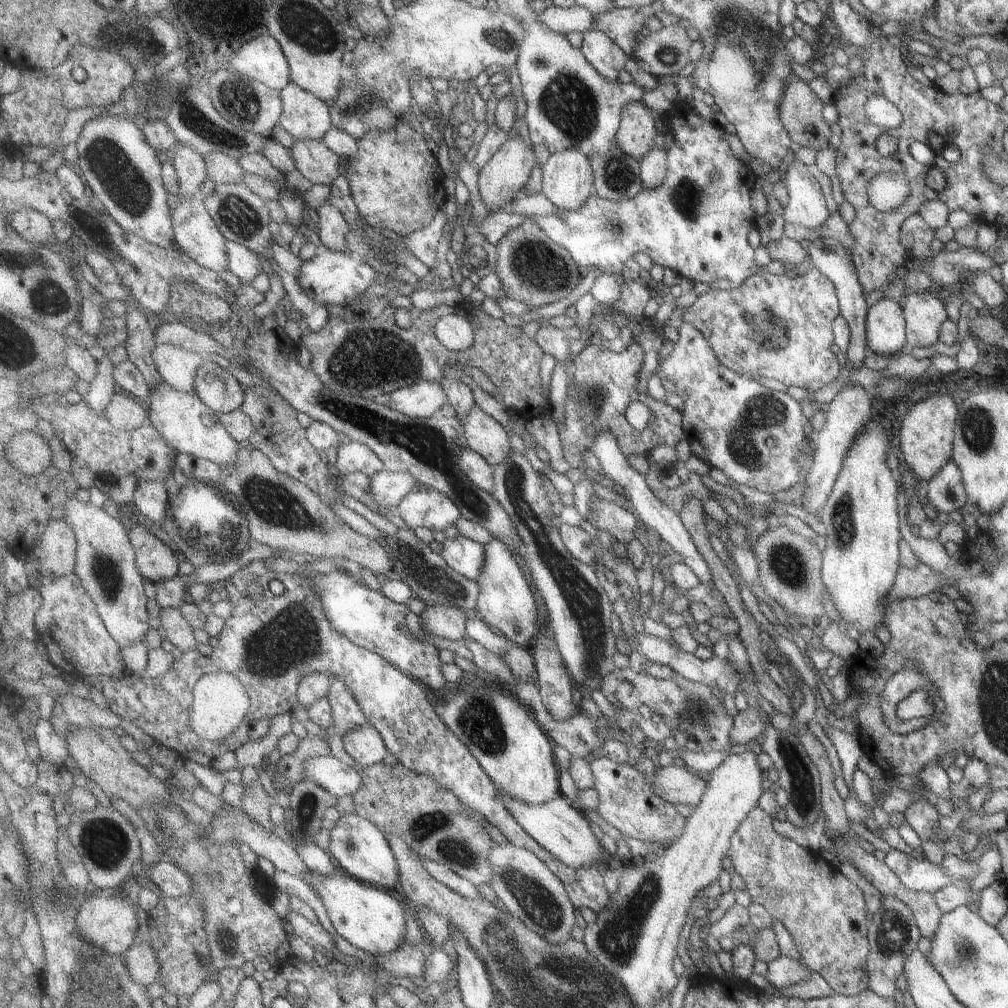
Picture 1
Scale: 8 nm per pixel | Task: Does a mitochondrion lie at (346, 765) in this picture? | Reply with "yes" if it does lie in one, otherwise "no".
no

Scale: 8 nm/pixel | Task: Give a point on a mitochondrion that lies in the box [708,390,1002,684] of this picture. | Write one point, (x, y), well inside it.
(844, 526)

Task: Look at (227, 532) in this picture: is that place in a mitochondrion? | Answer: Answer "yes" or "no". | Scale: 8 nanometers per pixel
yes

